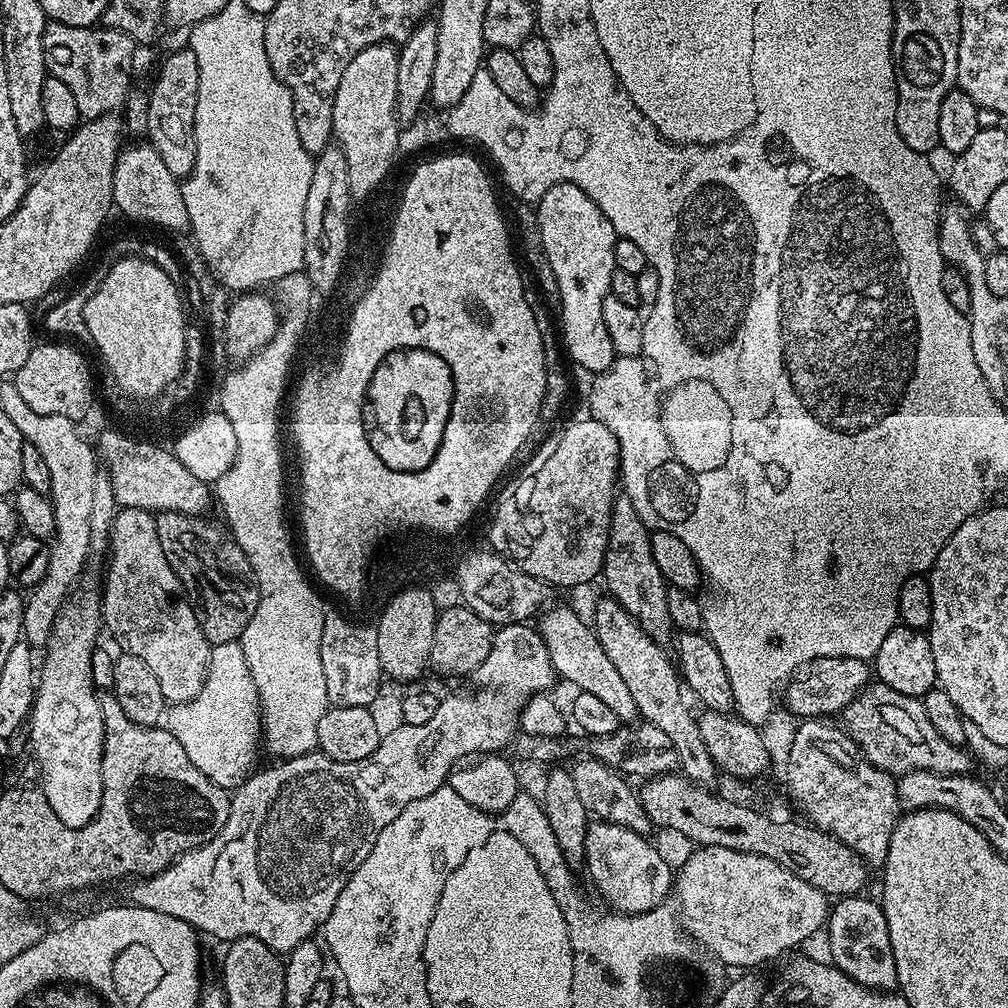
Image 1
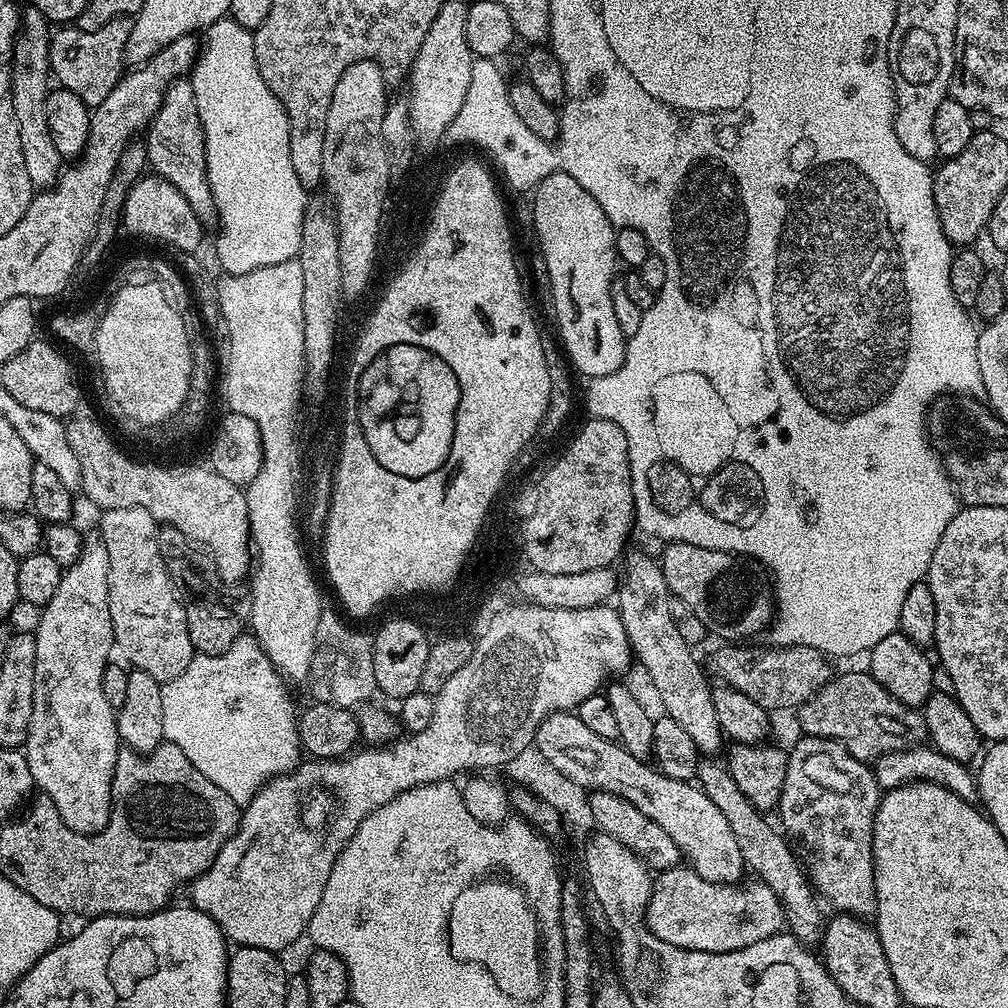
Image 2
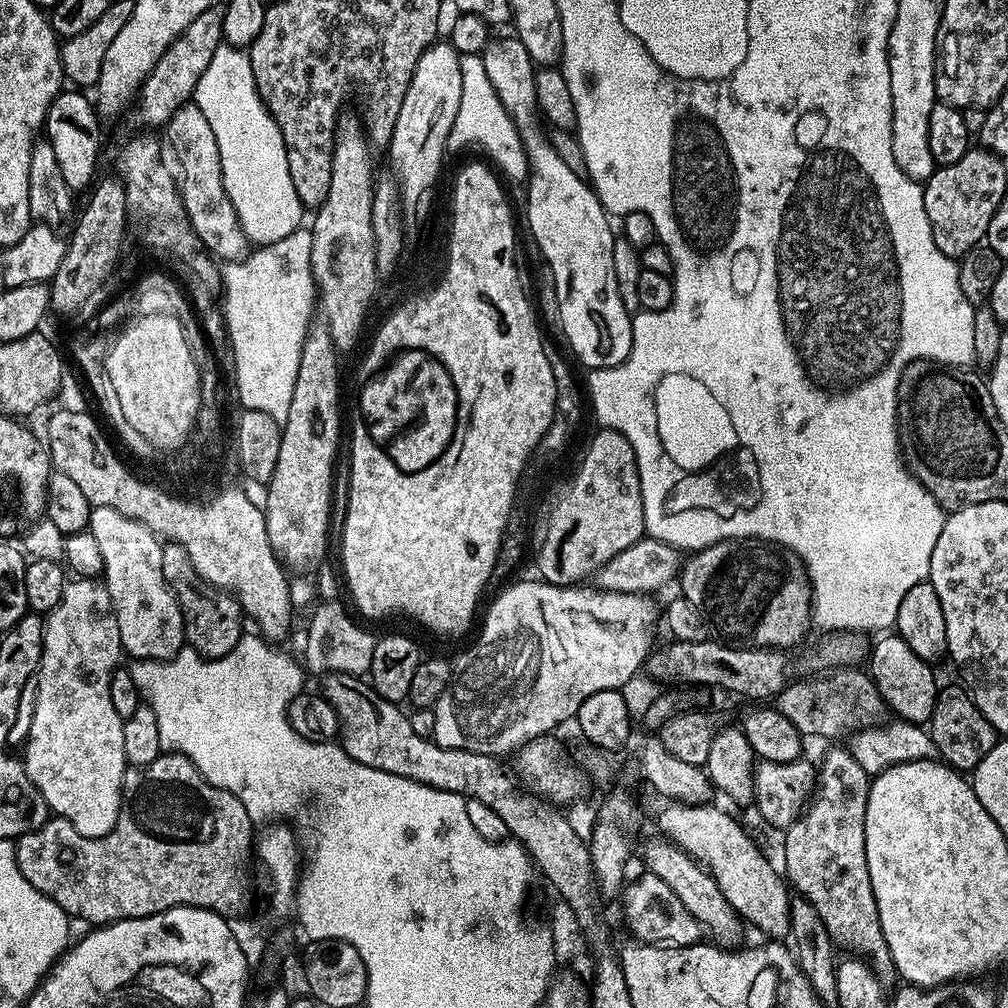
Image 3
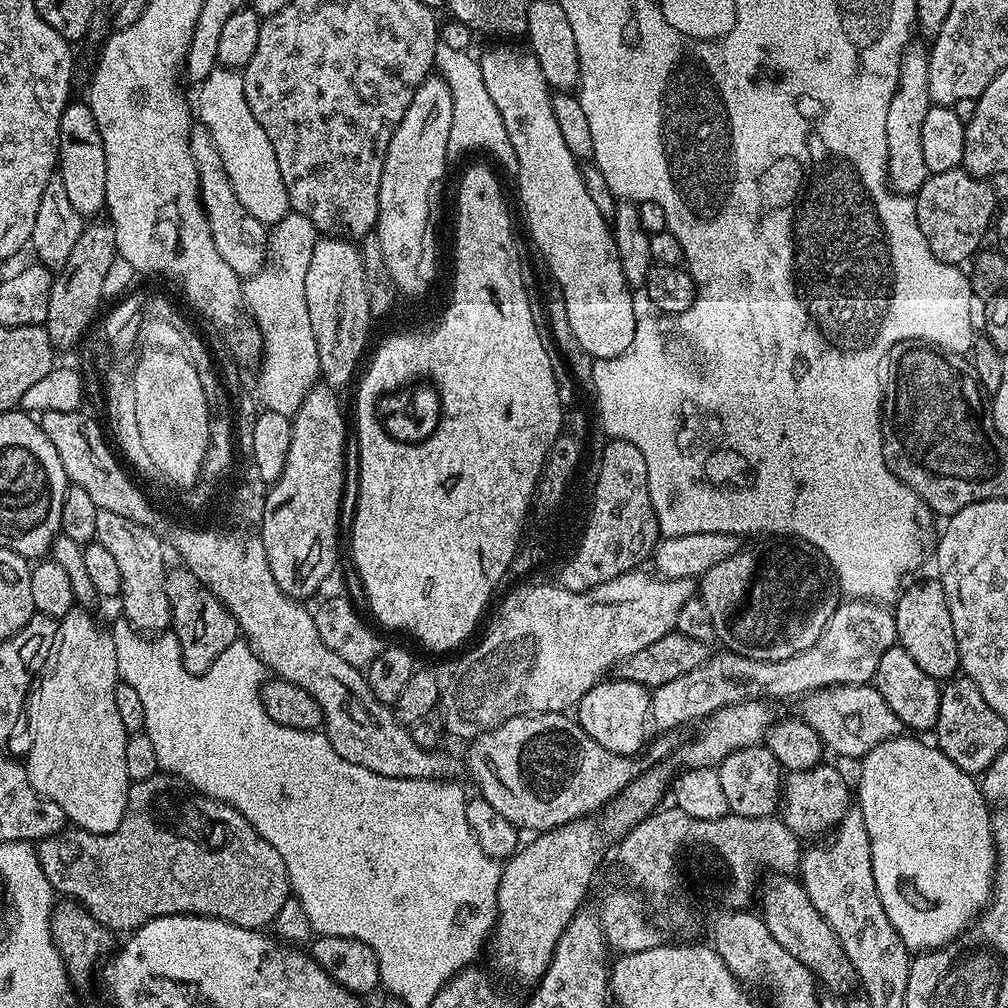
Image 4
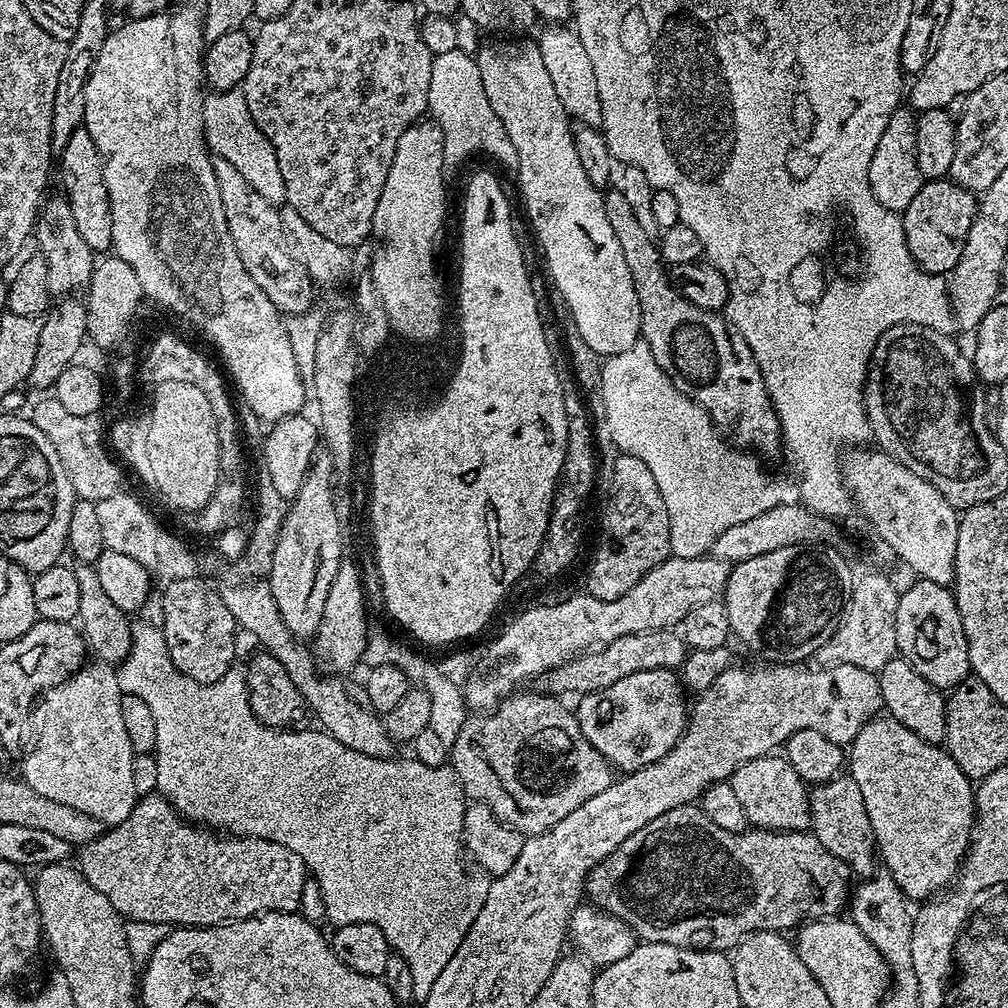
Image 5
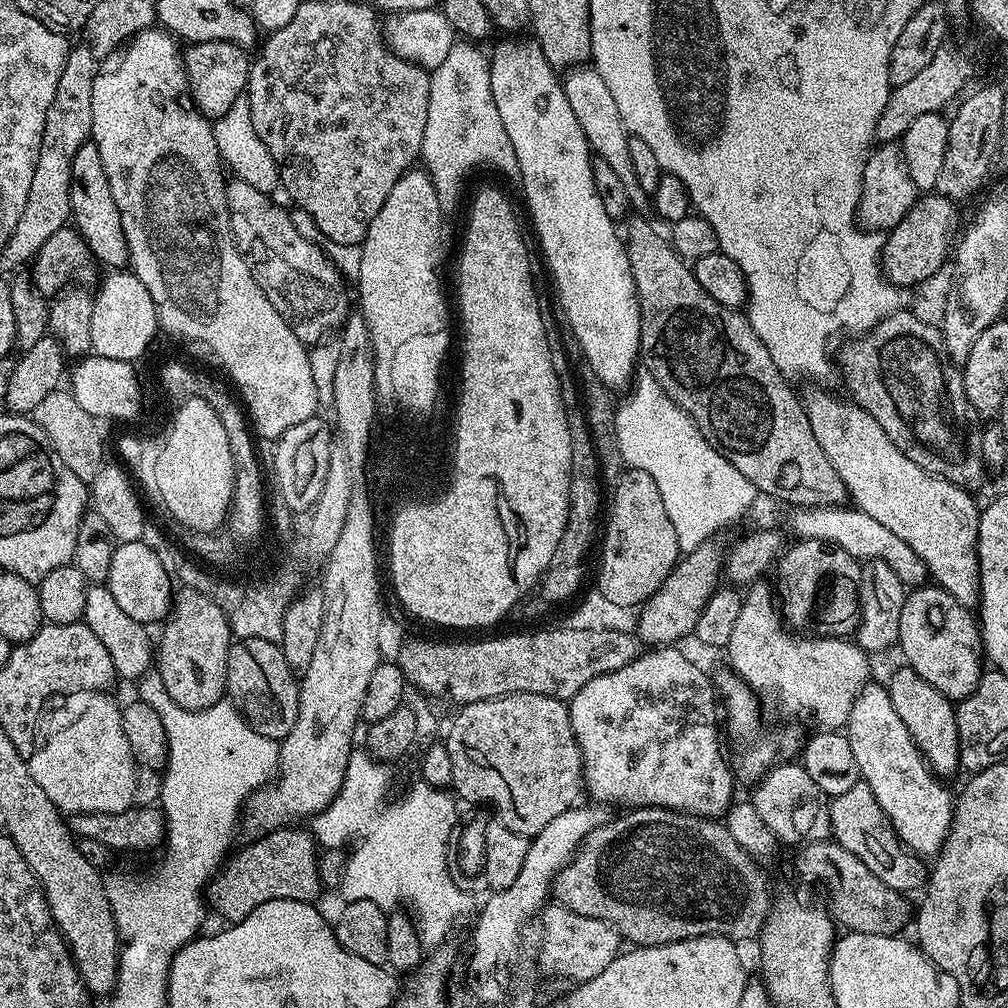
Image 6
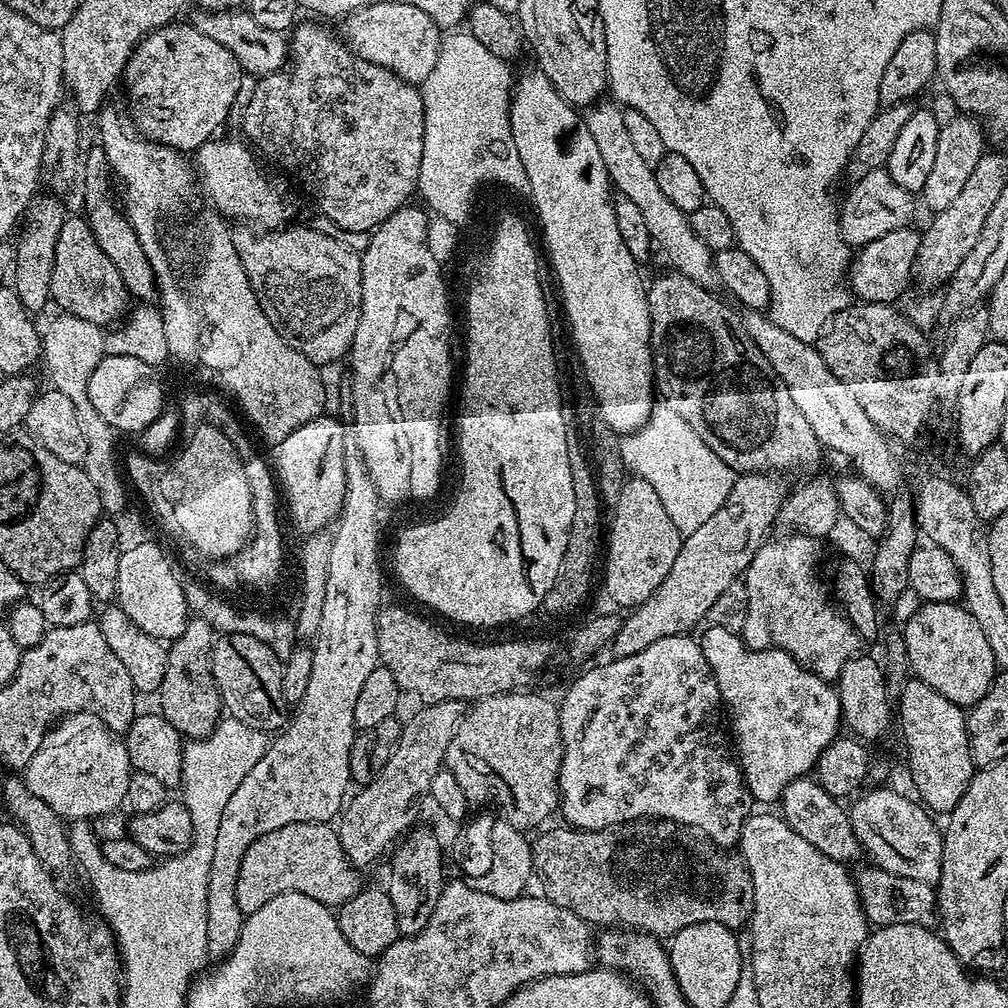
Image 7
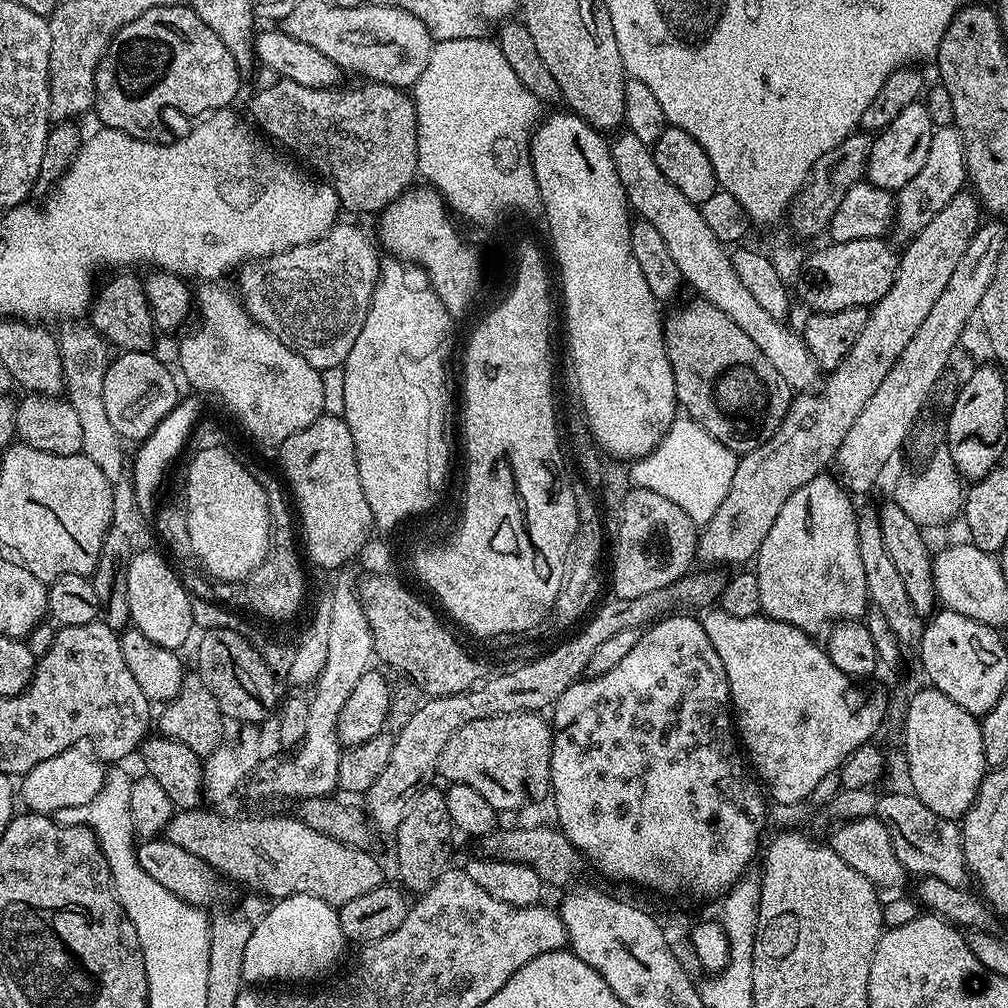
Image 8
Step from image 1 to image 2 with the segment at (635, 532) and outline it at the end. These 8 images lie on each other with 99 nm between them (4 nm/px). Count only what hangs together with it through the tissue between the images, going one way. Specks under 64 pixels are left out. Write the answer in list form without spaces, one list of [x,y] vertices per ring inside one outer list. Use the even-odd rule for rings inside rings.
[[[625,551],[622,556],[624,572],[619,573],[618,587],[614,597],[614,607],[620,613],[623,625],[626,626],[628,634],[628,644],[632,647],[632,655],[644,667],[646,675],[652,679],[652,684],[656,687],[656,696],[660,699],[663,715],[669,716],[694,740],[694,746],[700,754],[712,758],[717,755],[716,751],[720,747],[723,749],[726,744],[724,731],[718,726],[718,714],[714,714],[714,702],[712,701],[713,687],[708,684],[704,677],[704,672],[700,669],[700,664],[696,661],[693,645],[682,638],[682,633],[678,631],[678,626],[674,626],[674,614],[670,614],[670,602],[674,598],[666,586],[666,578],[660,569],[659,559],[648,552]]]

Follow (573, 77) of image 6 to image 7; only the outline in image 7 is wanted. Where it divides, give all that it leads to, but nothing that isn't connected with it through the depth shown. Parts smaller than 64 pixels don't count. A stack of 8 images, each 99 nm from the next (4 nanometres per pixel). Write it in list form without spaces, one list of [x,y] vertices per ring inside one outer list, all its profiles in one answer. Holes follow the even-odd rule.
[[[597,102],[591,105],[583,113],[582,119],[598,146],[598,154],[602,154],[602,162],[608,171],[611,187],[616,192],[626,194],[626,198],[630,198],[630,202],[634,202],[634,206],[642,210],[644,228],[656,239],[657,246],[672,263],[669,265],[686,278],[707,285],[708,279],[713,279],[714,276],[714,253],[692,229],[689,213],[678,210],[678,206],[674,206],[674,202],[670,202],[670,198],[662,194],[653,165],[648,164],[634,147],[633,129],[628,128],[628,120],[624,117],[625,109],[616,102],[604,103]]]

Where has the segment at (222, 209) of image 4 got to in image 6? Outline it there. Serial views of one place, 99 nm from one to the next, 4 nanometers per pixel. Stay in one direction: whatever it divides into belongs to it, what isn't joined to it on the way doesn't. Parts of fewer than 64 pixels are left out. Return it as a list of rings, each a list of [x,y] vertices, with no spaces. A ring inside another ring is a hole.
[[[235,178],[229,179],[224,185],[224,193],[228,199],[228,221],[232,227],[232,239],[236,242],[236,249],[240,252],[240,255],[244,257],[246,266],[254,274],[254,278],[258,282],[258,286],[262,286],[262,294],[266,294],[266,298],[270,298],[270,306],[274,306],[274,310],[278,310],[278,314],[282,314],[282,318],[286,322],[286,326],[290,326],[290,330],[294,330],[294,334],[304,343],[305,346],[317,345],[327,332],[335,333],[340,330],[347,318],[350,315],[350,308],[348,308],[348,288],[343,276],[340,275],[340,271],[337,270],[336,265],[333,264],[332,259],[328,257],[327,251],[321,245],[314,240],[307,240],[302,238],[302,234],[298,234],[298,230],[294,230],[294,222],[290,222],[288,217],[289,209],[279,208],[278,205],[272,201],[273,197],[266,192],[259,192],[254,190],[254,186],[250,186],[250,182],[242,182]]]

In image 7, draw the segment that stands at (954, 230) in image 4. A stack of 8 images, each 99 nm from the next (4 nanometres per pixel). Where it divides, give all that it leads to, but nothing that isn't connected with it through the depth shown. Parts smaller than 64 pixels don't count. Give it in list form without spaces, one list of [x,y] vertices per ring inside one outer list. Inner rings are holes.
[[[915,227],[890,230],[890,234],[882,234],[882,238],[874,238],[874,242],[863,245],[850,261],[850,284],[861,301],[873,304],[882,302],[892,304],[899,301],[909,291],[908,283],[914,280],[916,255],[920,244],[921,233]]]

